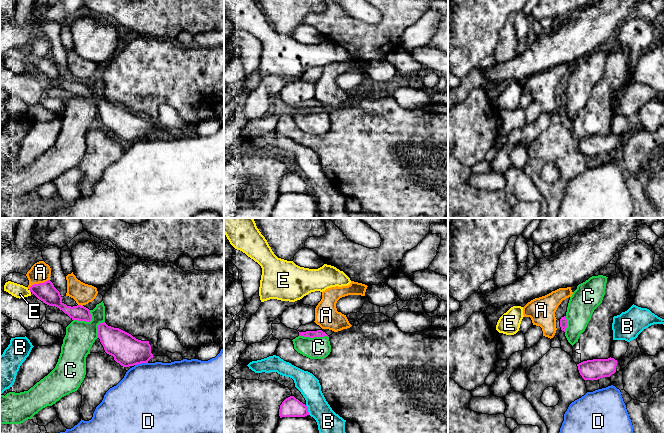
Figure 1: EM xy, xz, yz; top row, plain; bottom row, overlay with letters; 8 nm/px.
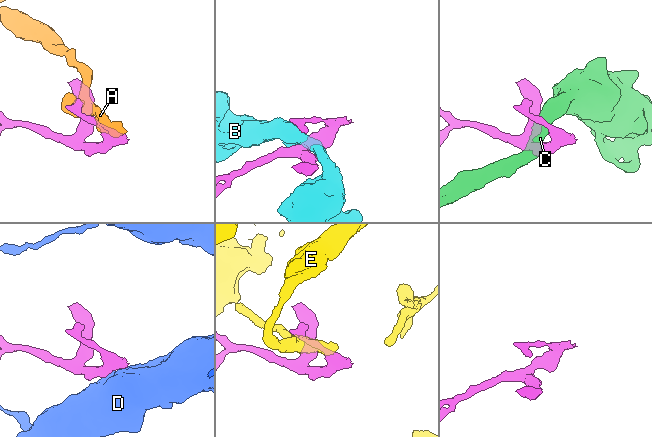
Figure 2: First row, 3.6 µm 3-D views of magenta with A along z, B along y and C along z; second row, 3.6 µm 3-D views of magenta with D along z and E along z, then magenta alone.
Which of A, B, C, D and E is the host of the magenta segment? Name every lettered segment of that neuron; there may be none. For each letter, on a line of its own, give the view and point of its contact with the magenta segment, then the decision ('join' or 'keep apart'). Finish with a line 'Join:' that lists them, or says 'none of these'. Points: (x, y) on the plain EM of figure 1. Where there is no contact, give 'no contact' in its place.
A: contact xy (39, 59); keep apart
B: contact xz (307, 186); keep apart
C: contact xz (314, 112); keep apart
D: contact xy (141, 138); keep apart
E: contact xy (30, 67); keep apart
Join: none of these

